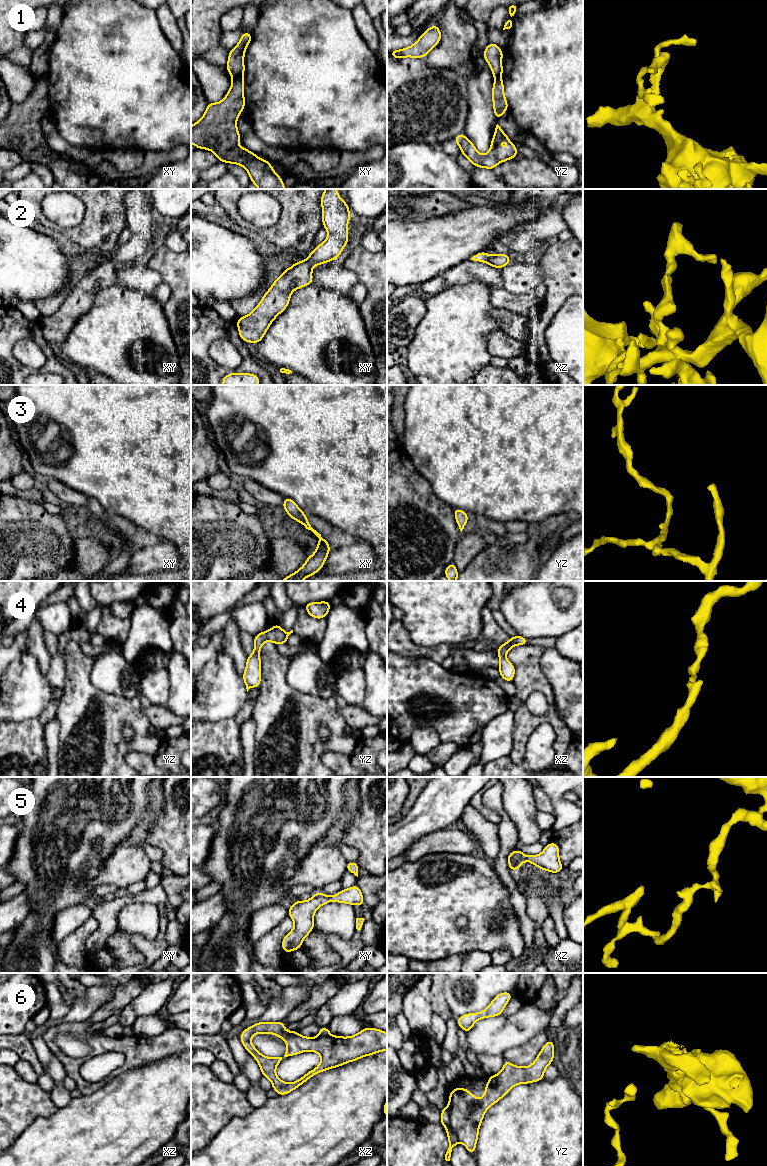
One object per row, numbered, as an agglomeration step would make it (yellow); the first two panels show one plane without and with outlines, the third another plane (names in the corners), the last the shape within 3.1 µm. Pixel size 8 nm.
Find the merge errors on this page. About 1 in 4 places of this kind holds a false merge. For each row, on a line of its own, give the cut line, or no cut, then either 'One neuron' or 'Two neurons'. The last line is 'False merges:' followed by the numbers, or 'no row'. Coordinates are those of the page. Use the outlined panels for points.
1: Split along xy (242, 75), (233, 78). Two neurons
2: No split. One neuron
3: No split. One neuron
4: No split. One neuron
5: No split. One neuron
6: Split along yz (448, 1106), (450, 1112), (449, 1127), (459, 1140). Two neurons
False merges: 1, 6

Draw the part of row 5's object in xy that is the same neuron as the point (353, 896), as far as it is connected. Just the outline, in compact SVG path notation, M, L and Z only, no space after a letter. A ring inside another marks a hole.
M355 884L349 889L342 889L336 895L325 895L316 892L308 901L299 900L289 907L288 916L293 919L294 928L283 938L282 948L284 953L295 951L302 946L303 939L314 928L314 912L330 901L347 903L350 905L365 905L363 894Z

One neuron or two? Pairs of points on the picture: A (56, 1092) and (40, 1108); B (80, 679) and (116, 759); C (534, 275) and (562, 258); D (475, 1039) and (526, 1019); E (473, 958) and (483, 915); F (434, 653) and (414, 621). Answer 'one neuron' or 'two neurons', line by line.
A: two neurons
B: one neuron
C: two neurons
D: one neuron
E: two neurons
F: two neurons

